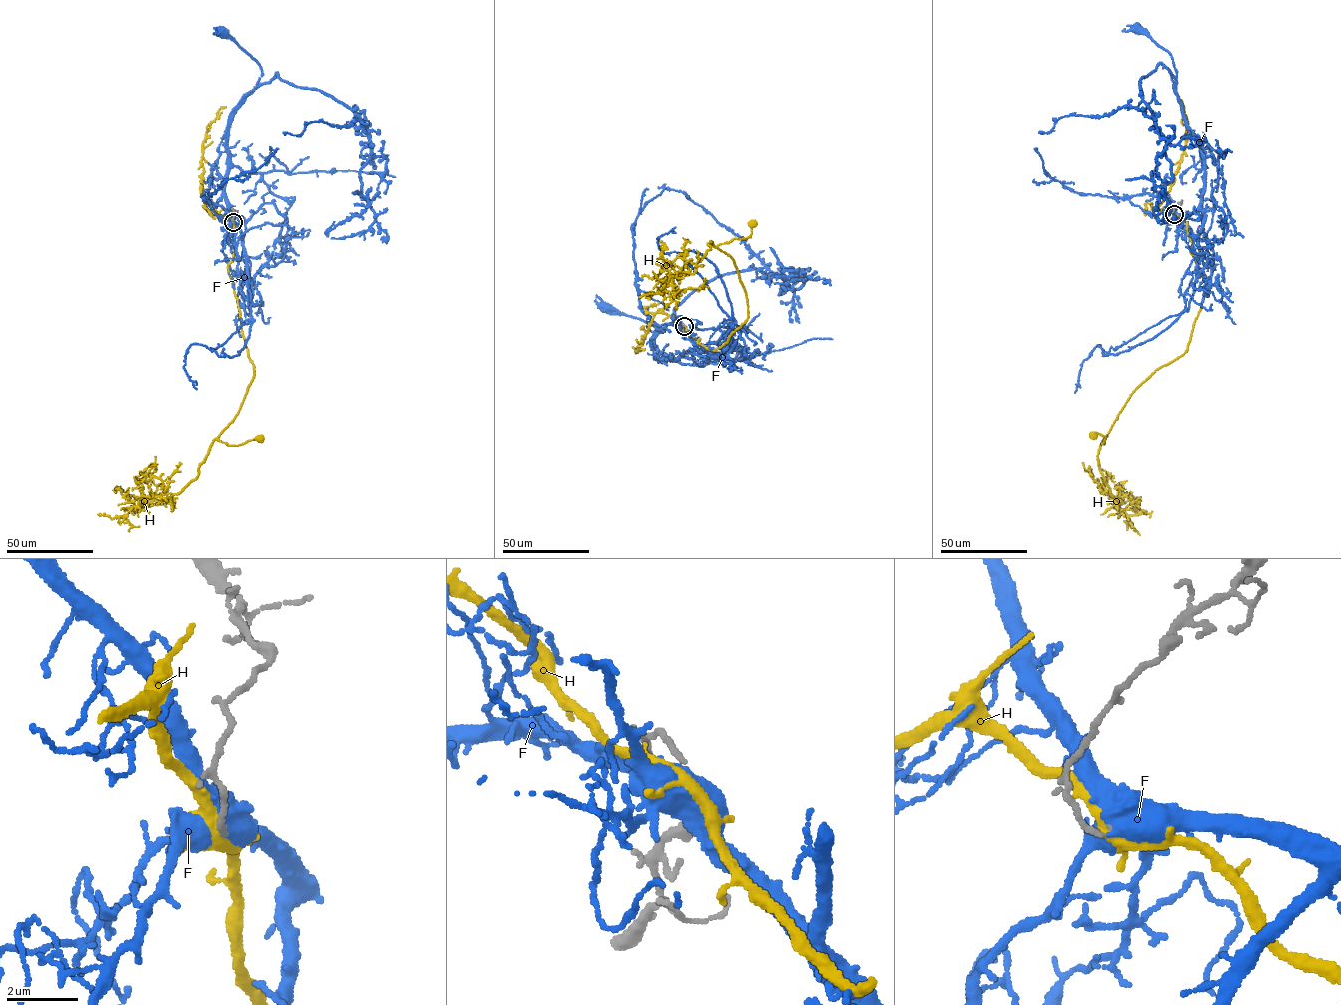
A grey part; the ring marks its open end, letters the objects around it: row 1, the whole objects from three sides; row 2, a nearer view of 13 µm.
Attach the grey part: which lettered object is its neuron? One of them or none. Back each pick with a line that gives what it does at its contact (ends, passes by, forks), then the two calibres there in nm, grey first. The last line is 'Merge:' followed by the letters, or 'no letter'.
F: it ends there; 130 nm thick on the grey side, 1000 nm on the other
Merge: F

